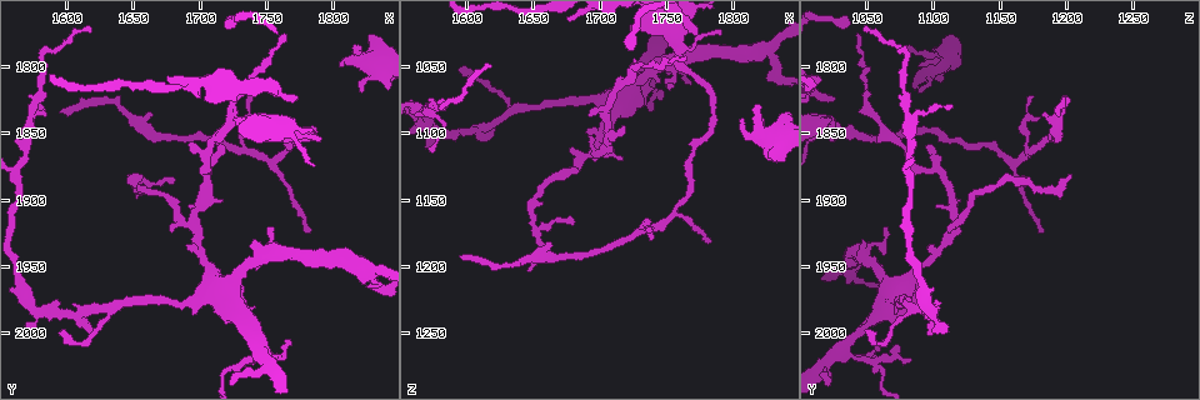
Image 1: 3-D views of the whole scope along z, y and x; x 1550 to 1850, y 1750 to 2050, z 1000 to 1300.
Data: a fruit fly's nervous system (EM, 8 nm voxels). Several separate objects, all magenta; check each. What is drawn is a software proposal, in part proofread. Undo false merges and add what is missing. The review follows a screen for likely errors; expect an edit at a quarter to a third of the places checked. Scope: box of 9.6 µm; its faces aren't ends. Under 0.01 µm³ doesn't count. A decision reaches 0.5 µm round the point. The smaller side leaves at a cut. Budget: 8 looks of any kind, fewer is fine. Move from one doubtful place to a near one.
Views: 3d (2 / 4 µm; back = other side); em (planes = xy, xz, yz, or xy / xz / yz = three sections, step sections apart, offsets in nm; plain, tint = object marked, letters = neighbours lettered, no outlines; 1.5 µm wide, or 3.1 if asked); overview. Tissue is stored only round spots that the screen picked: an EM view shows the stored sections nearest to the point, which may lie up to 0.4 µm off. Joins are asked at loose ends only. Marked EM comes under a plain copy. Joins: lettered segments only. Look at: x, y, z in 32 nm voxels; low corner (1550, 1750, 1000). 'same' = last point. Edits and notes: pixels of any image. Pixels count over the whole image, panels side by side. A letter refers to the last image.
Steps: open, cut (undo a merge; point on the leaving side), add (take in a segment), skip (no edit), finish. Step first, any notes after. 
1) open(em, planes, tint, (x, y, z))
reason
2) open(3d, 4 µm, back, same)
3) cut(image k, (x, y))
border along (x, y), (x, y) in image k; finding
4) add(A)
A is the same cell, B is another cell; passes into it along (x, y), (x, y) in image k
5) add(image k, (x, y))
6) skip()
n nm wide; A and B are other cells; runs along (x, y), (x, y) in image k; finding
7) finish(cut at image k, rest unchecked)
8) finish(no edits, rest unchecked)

open(em, planes, tint, (1620, 1772, 1050))
tapers out

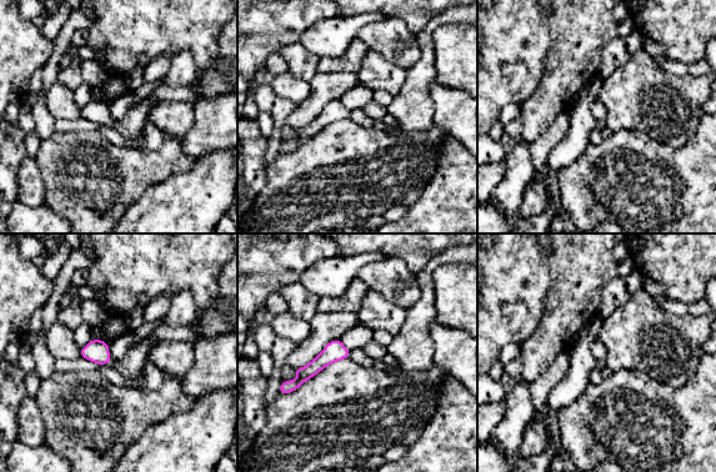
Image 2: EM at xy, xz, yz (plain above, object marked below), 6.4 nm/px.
open(em, planes, letters, same)

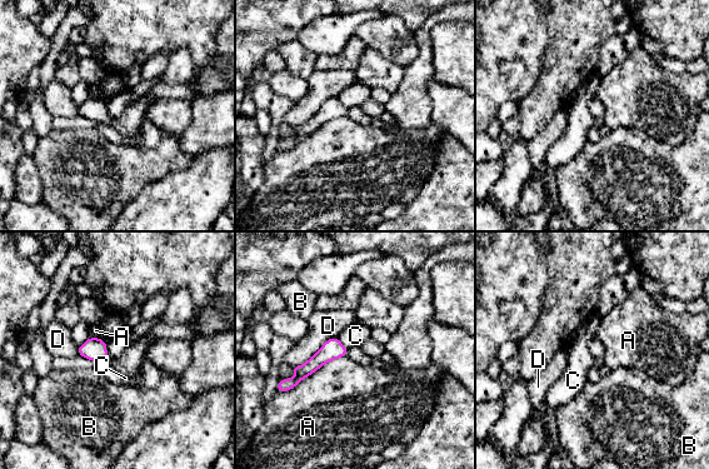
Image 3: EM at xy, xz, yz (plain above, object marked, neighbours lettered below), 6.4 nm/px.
skip()
A, B, C and D are other cells; border along (336, 338), (348, 349) in image 3; none of them fits

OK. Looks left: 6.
open(3d, 4 µm, (1790, 1854, 1026))
thin end

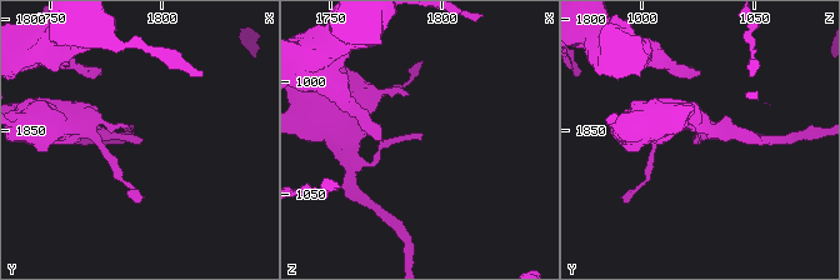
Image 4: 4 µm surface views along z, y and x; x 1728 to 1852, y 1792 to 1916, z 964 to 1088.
open(em, planes, letters, (1790, 1853, 1023))

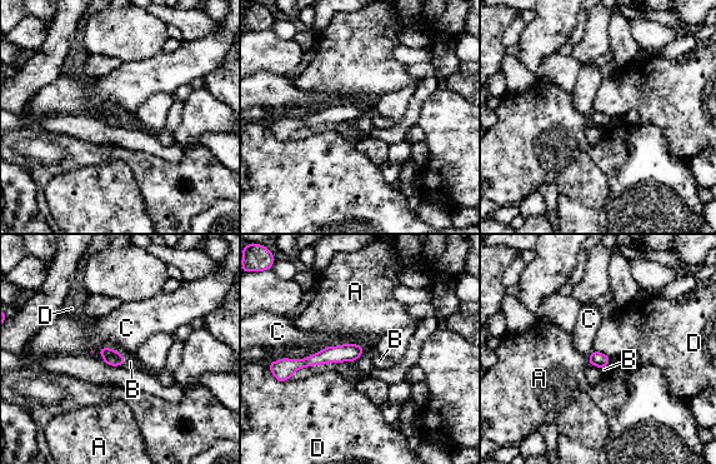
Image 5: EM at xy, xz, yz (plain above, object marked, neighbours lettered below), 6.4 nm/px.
skip()
90 nm wide; A, B, C and D are other cells; runs along (359, 349), (288, 365) in image 5; no lettered segment goes on from it

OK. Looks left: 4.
open(3d, 2 µm, (1570, 1996, 1112))
free end

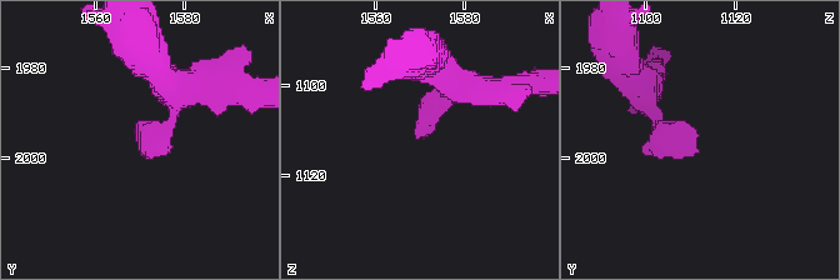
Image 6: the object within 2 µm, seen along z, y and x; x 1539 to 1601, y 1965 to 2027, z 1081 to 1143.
open(em, xy, step 4, letters, (1570, 1997, 1111))
need the tissue

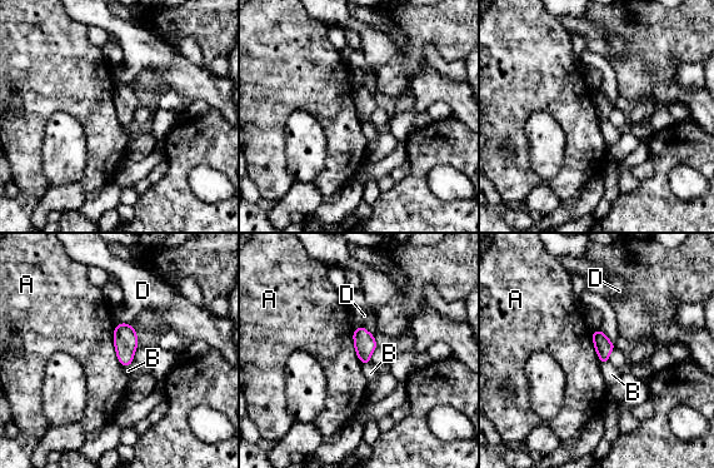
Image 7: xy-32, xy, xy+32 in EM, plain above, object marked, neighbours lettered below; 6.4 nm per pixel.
open(em, xz, step 4, letters, same)

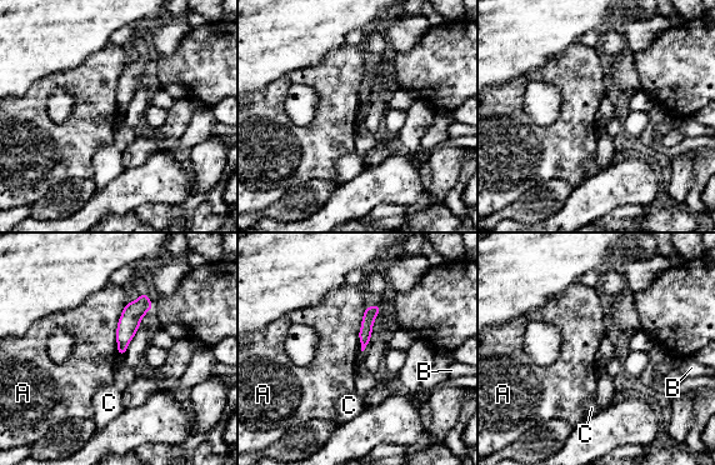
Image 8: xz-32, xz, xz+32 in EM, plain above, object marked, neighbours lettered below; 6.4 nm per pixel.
skip()
A, B and C are other cells; runs along (144, 296), (130, 318), (121, 350) in image 8; none of them fits

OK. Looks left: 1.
finish(no edits, rest unchecked)

